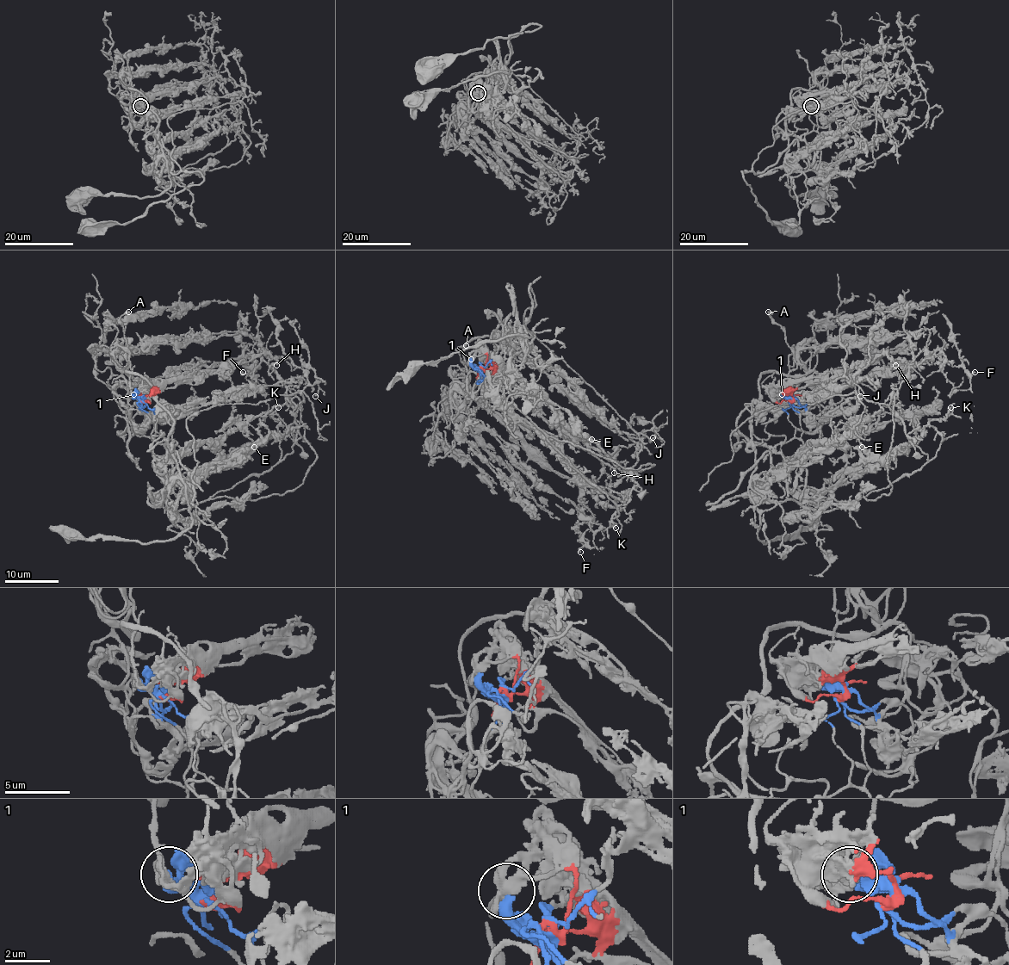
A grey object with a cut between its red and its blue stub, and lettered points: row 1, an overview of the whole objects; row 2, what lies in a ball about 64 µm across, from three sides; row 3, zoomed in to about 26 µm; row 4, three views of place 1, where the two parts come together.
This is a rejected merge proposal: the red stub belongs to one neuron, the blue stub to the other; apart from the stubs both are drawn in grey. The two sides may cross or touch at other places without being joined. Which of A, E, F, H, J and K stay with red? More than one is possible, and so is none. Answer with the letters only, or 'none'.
A, F, H

